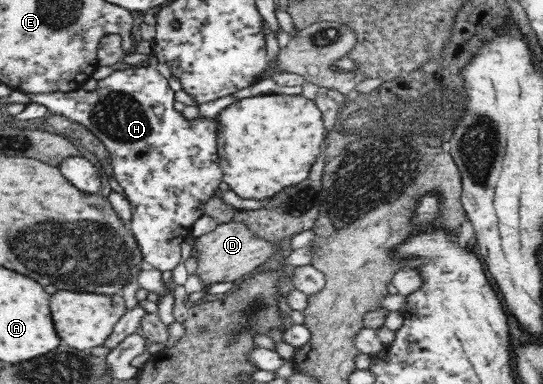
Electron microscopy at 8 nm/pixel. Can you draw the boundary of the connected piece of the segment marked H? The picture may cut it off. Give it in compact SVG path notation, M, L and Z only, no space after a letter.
M150 54L148 59L149 63L147 66L131 66L127 69L113 70L111 66L100 66L98 67L92 77L97 80L96 90L92 92L86 92L83 89L74 90L72 92L54 92L52 94L27 94L28 98L32 103L44 105L48 108L48 111L58 114L60 116L65 116L66 119L74 121L81 125L84 125L88 131L91 131L102 143L105 144L107 150L110 152L110 157L112 160L112 166L114 167L114 177L117 182L122 186L125 196L130 201L130 207L132 207L132 220L130 220L129 229L135 236L136 241L138 241L139 249L141 250L143 259L149 266L152 266L160 271L173 270L180 259L182 258L182 253L180 252L180 244L184 240L192 236L193 225L195 224L197 218L204 215L203 204L207 203L211 196L219 195L221 192L219 190L219 184L223 181L223 172L220 169L220 159L218 159L218 149L217 149L217 137L218 137L218 121L215 119L207 120L204 118L196 118L196 120L187 120L184 118L182 112L176 112L174 110L175 103L175 92L172 91L170 85L168 85L168 79L166 79L157 69L157 58Z

